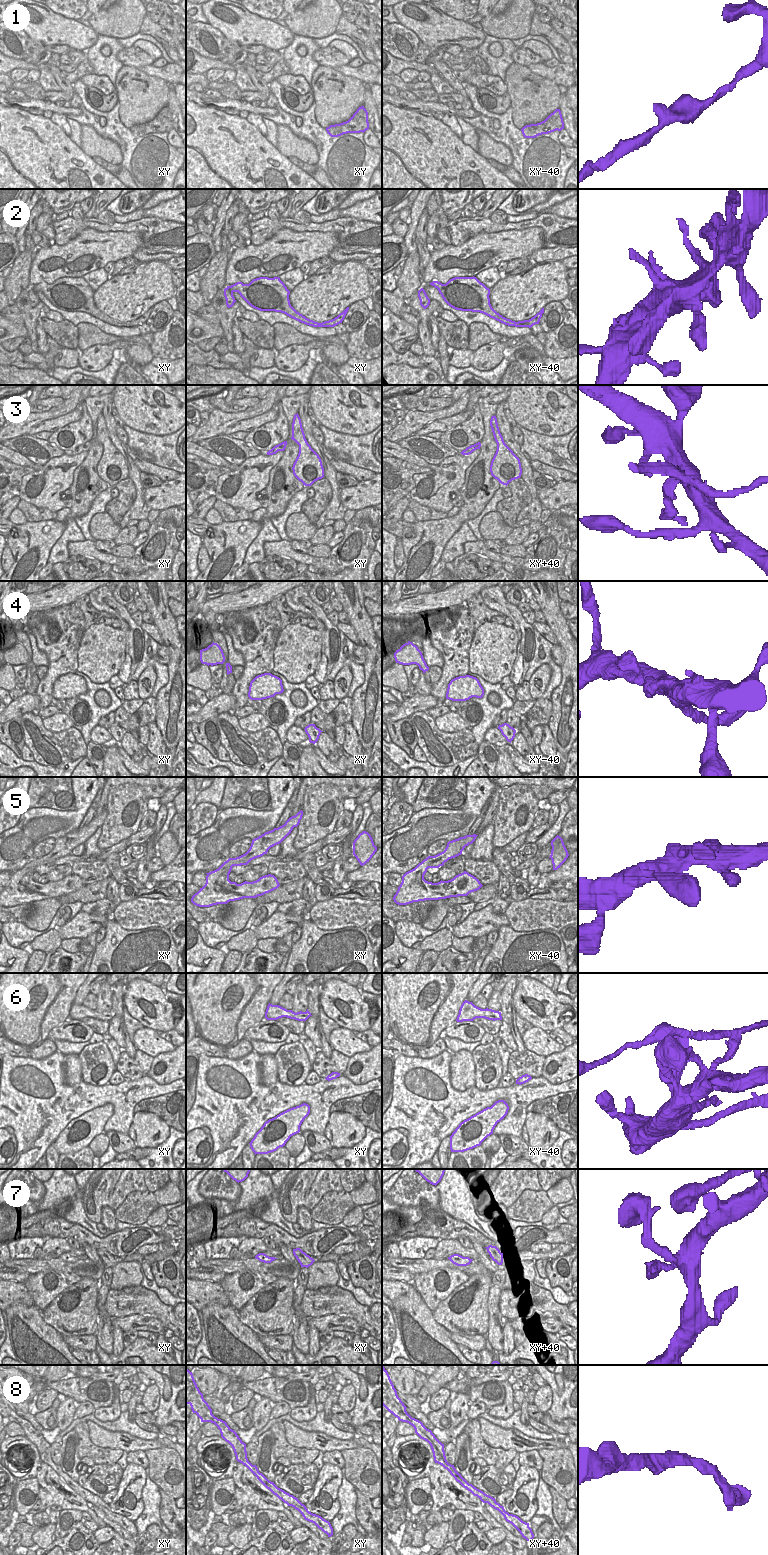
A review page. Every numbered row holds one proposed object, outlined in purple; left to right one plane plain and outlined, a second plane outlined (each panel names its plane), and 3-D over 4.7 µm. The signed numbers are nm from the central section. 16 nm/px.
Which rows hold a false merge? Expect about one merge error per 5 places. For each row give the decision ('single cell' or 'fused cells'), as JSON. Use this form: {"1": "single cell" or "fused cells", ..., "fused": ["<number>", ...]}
{"1": "single cell", "2": "single cell", "3": "single cell", "4": "single cell", "5": "single cell", "6": "fused cells", "7": "single cell", "8": "single cell", "fused": ["6"]}

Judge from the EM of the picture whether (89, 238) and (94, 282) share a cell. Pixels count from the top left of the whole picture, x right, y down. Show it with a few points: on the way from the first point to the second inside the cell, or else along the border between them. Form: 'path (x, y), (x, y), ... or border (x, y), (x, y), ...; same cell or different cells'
border (103, 267), (87, 272), (82, 276); different cells

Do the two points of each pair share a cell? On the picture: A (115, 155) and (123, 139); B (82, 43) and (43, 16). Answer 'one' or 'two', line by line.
A: two
B: one

